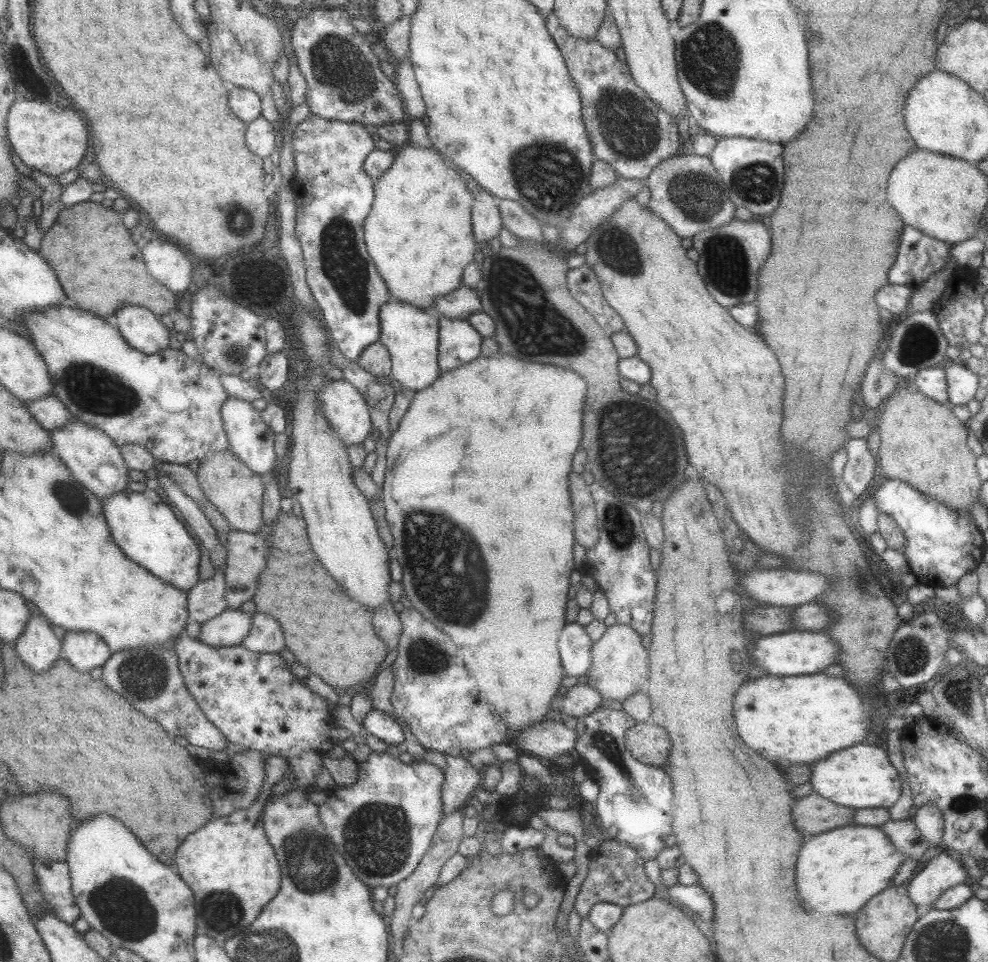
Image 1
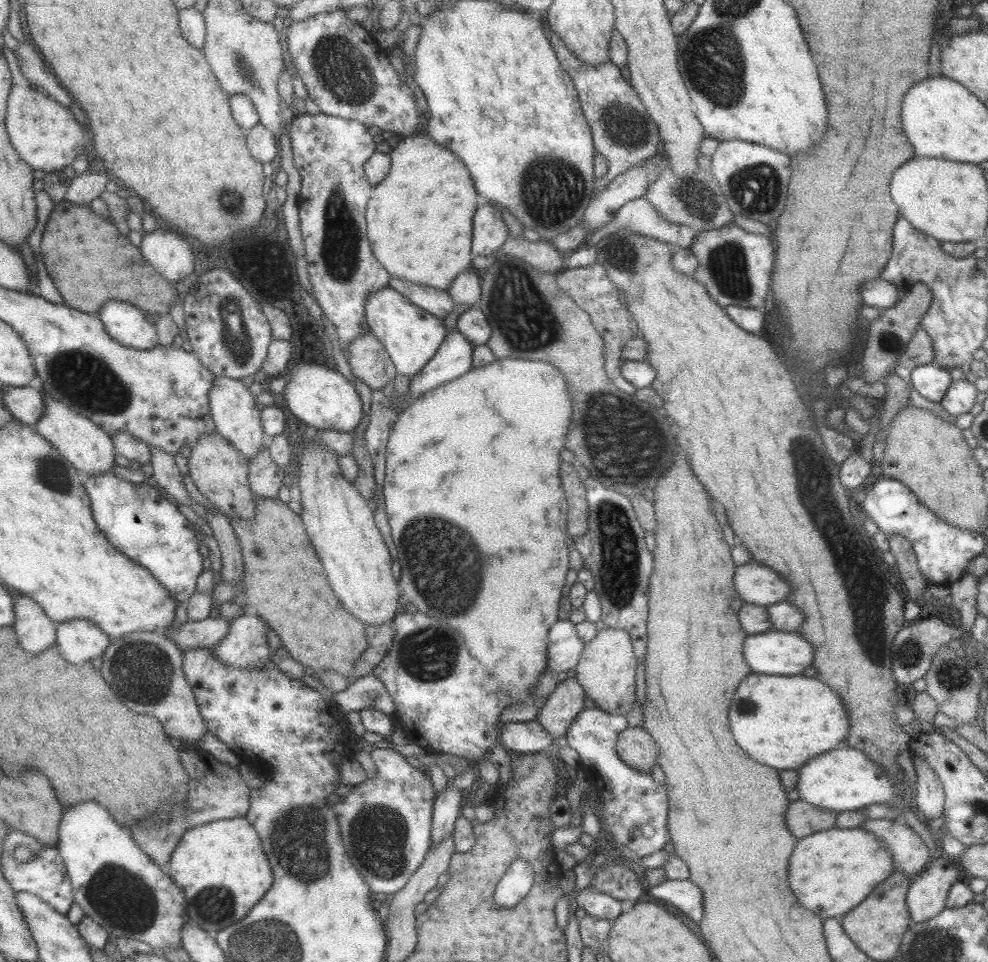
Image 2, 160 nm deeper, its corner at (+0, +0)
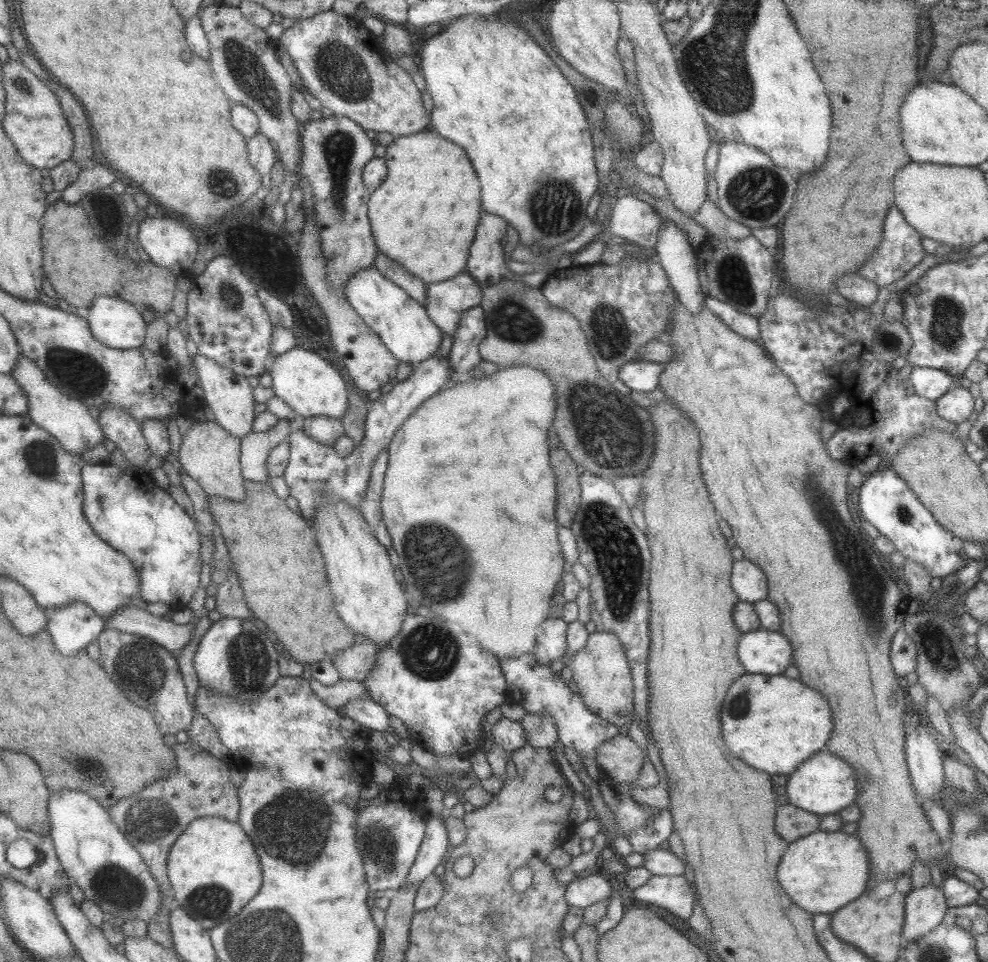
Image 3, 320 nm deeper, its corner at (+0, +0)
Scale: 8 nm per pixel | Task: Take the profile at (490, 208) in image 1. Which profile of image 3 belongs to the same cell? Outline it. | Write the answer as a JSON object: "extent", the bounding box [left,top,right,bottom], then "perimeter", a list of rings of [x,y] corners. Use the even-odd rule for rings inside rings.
{"extent":[465,211,549,288],"perimeter":[[[485,211],[481,212],[481,218],[479,218],[476,226],[477,234],[475,234],[475,238],[471,242],[471,248],[468,250],[465,271],[475,279],[477,285],[481,288],[495,285],[502,279],[515,279],[515,281],[521,281],[527,287],[541,288],[549,276],[548,272],[536,269],[530,274],[515,274],[508,270],[505,258],[503,258],[503,242],[507,225],[500,216]]]}

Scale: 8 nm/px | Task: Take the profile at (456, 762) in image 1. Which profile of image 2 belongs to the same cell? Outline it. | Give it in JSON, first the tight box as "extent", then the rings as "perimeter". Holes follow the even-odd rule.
{"extent":[428,786,461,850],"perimeter":[[[445,786],[436,796],[432,808],[428,850],[452,834],[455,819],[461,814],[459,802],[461,802],[461,790],[452,786]]]}

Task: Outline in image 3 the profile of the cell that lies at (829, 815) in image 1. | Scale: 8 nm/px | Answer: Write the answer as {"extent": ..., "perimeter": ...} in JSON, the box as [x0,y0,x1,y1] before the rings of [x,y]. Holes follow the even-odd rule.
{"extent":[774,804,820,843],"perimeter":[[[792,804],[779,805],[774,816],[774,831],[790,843],[818,830],[820,815],[805,812]]]}

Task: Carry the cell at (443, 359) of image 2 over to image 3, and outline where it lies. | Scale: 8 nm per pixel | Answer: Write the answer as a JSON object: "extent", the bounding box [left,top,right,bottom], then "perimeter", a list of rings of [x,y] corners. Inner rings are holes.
{"extent":[282,356,451,526],"perimeter":[[[433,356],[414,365],[411,375],[395,386],[389,386],[371,403],[366,412],[363,438],[346,457],[334,452],[332,445],[321,444],[313,440],[300,427],[290,431],[288,441],[289,456],[282,478],[288,487],[289,494],[297,501],[304,522],[311,526],[316,506],[326,502],[343,501],[351,508],[360,511],[361,501],[366,491],[373,459],[382,448],[386,449],[400,424],[430,396],[440,392],[447,378],[451,376],[447,359]]]}

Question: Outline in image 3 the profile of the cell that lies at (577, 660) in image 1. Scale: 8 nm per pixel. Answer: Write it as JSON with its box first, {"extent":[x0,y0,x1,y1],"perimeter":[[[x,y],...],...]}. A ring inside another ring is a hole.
{"extent":[531,617,566,666],"perimeter":[[[547,617],[538,624],[531,653],[539,664],[548,666],[553,660],[561,660],[566,649],[565,633],[566,622],[560,618]]]}

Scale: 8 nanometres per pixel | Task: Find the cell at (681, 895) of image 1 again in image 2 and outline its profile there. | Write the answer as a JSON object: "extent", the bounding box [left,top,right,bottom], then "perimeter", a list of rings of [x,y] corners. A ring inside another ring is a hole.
{"extent":[648,879,703,923],"perimeter":[[[691,879],[669,880],[652,886],[648,890],[649,896],[678,908],[683,914],[697,923],[703,916],[702,892]]]}

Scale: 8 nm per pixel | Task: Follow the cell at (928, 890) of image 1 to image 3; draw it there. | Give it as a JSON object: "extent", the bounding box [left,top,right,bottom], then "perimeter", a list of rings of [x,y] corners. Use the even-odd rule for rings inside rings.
{"extent":[903,882,948,945],"perimeter":[[[930,882],[921,888],[912,888],[904,902],[903,945],[919,940],[933,930],[942,921],[948,907],[941,887],[934,887]]]}

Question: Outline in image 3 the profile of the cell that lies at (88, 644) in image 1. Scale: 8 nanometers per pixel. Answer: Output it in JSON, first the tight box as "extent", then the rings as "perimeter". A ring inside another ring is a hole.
{"extent":[45,601,104,656],"perimeter":[[[75,601],[47,610],[45,629],[50,633],[55,648],[67,656],[80,651],[91,641],[95,640],[104,629],[104,619],[96,615],[88,604]]]}

